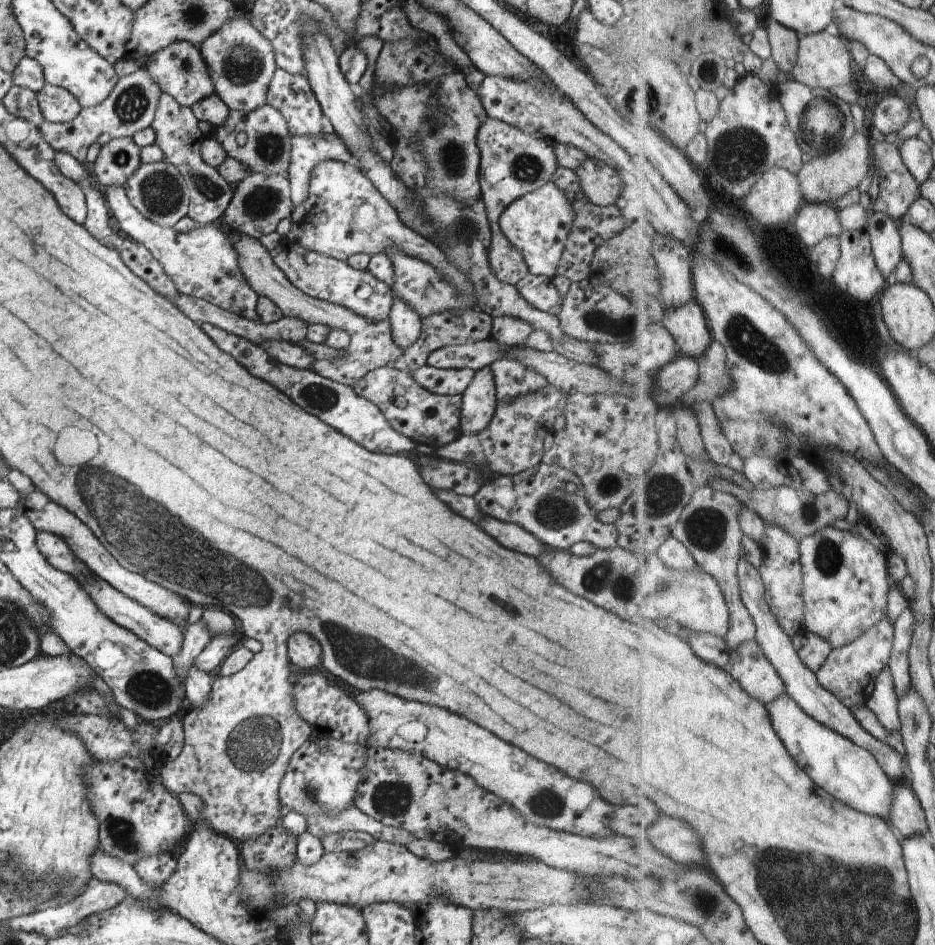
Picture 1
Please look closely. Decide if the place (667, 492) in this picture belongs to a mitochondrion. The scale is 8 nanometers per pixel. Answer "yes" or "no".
yes

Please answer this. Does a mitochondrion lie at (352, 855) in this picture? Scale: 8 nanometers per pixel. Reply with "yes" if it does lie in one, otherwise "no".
no

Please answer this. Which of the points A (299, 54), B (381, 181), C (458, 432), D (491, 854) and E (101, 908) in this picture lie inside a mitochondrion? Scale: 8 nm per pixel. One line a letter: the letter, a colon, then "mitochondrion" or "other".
A: other
B: other
C: other
D: other
E: other

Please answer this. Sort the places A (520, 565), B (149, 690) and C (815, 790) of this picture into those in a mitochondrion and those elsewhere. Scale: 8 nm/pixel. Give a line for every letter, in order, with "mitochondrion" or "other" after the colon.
A: other
B: mitochondrion
C: other

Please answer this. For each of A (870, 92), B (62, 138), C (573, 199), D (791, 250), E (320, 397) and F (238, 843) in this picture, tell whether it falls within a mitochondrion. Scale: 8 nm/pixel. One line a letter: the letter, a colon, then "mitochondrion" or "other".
A: other
B: other
C: other
D: other
E: mitochondrion
F: other

